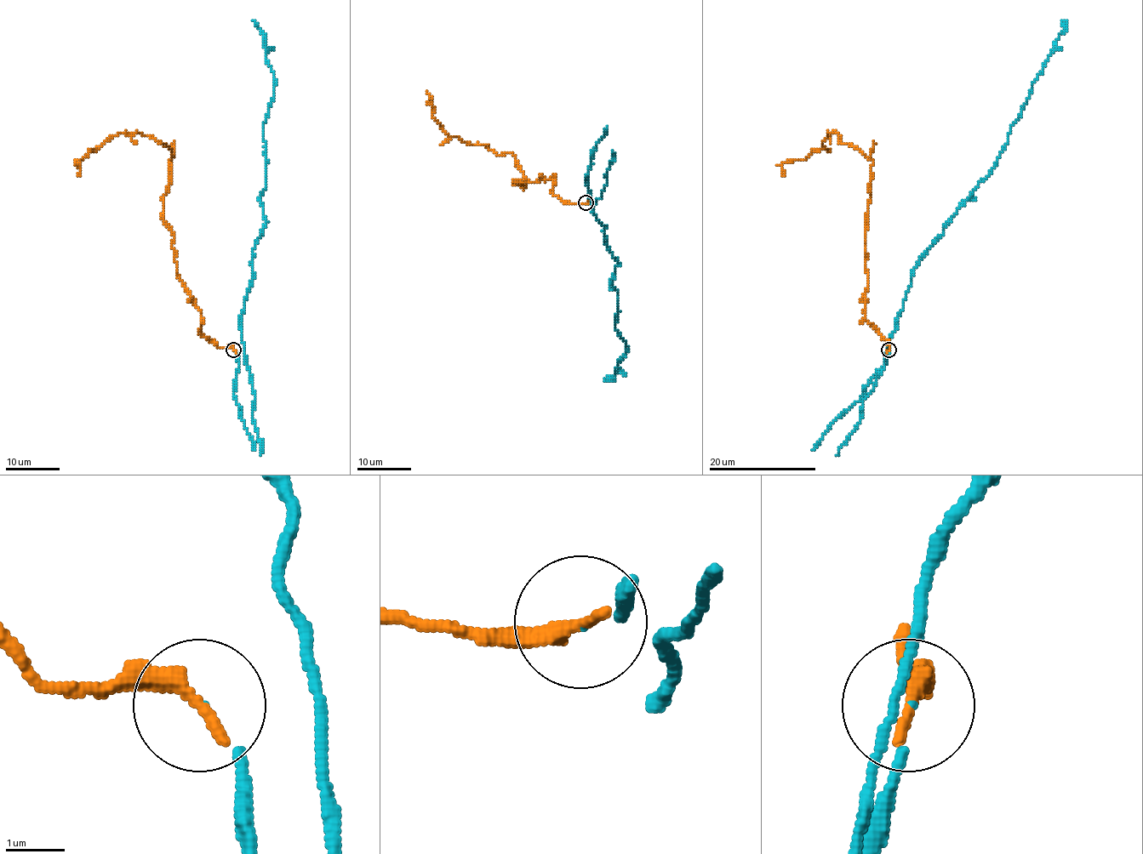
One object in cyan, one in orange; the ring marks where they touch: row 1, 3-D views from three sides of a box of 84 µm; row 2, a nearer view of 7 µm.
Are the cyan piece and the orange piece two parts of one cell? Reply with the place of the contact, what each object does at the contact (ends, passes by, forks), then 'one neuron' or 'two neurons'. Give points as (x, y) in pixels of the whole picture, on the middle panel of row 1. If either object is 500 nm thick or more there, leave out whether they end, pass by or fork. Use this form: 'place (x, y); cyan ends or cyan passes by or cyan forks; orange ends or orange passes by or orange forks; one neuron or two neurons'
place (585, 202); cyan ends; orange ends; two neurons

